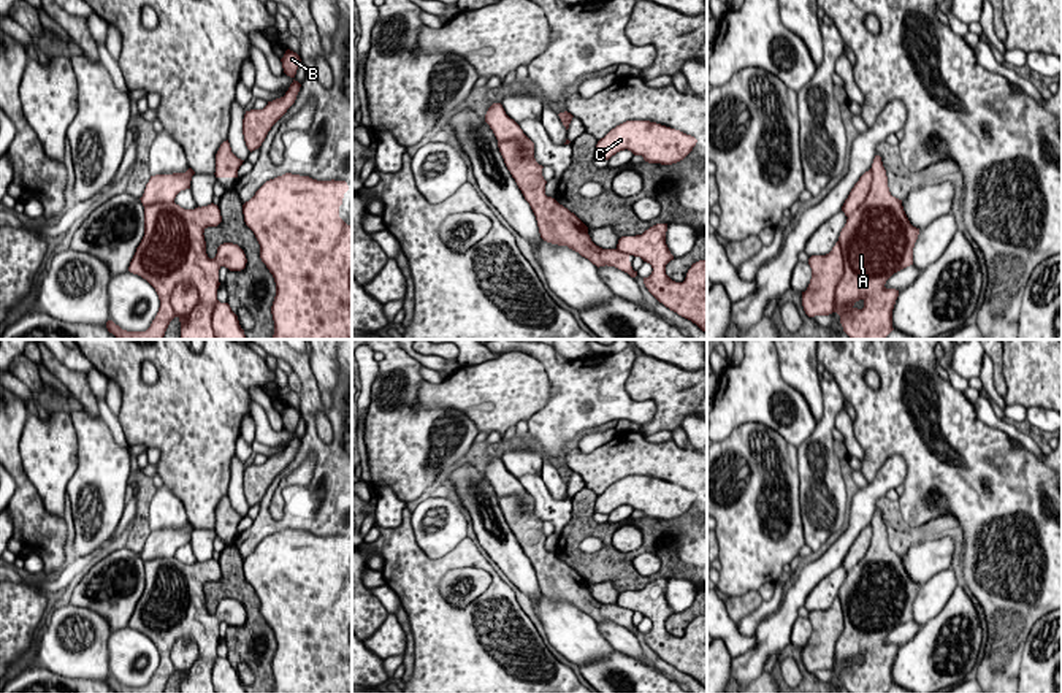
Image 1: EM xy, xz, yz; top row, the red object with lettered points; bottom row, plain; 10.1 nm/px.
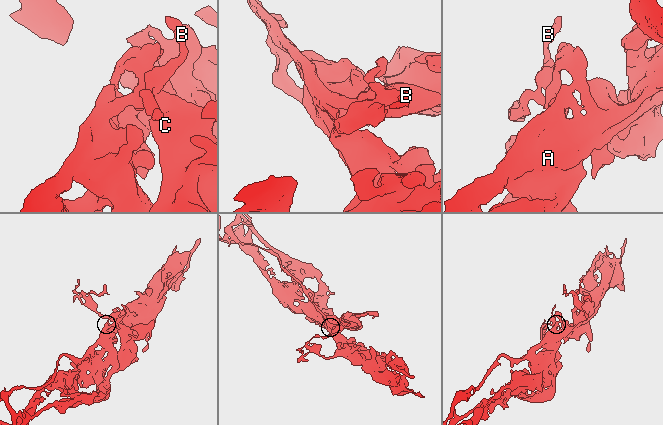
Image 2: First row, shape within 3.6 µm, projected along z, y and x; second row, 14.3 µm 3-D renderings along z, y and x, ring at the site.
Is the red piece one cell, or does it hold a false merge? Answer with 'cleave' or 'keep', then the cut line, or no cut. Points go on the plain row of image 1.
keep; no cut

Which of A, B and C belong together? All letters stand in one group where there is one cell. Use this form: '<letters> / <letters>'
A B C

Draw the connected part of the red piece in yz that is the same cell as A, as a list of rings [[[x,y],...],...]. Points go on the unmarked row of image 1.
[[[880,511],[854,539],[842,566],[848,574],[832,606],[808,614],[812,634],[802,647],[804,666],[808,672],[837,668],[850,693],[886,693],[894,685],[892,664],[899,645],[884,639],[894,628],[913,620],[919,584],[910,579],[902,555],[891,550]]]

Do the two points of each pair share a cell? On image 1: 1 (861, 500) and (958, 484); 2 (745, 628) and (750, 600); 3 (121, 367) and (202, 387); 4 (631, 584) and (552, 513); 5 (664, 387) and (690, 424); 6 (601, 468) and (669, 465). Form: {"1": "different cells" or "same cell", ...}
{"1": "different cells", "2": "different cells", "3": "same cell", "4": "different cells", "5": "different cells", "6": "same cell"}

